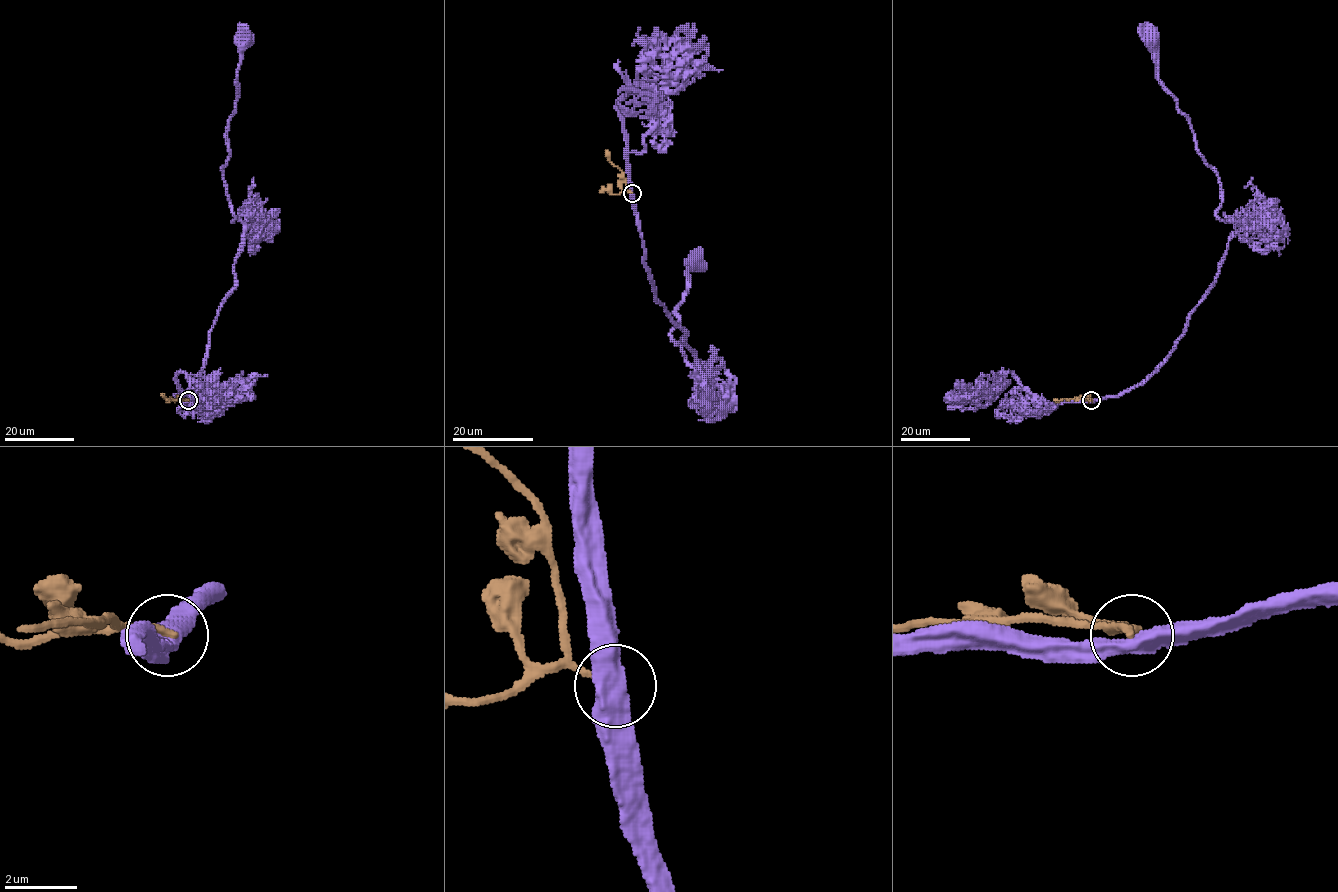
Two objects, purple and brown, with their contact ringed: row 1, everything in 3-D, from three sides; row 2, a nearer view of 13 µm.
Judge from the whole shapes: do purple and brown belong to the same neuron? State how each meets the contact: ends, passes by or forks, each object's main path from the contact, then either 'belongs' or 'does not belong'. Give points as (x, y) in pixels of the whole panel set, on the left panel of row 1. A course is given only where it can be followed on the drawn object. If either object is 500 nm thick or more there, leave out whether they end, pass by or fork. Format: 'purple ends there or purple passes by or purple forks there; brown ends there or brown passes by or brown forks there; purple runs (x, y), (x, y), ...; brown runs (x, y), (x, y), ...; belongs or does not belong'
purple runs (188, 400), (197, 391), (218, 308), (234, 287), (244, 228), (233, 221), (222, 166), (242, 37); brown runs (188, 400), (166, 399); does not belong

